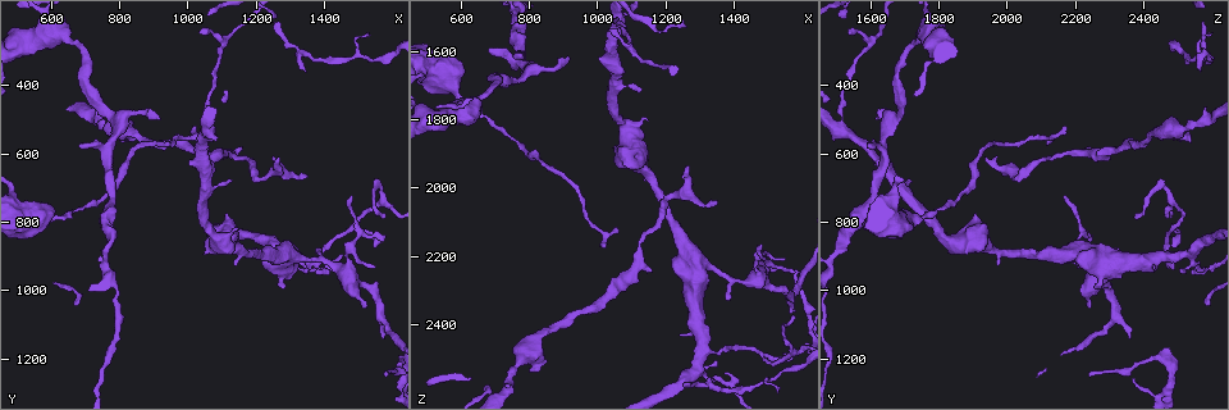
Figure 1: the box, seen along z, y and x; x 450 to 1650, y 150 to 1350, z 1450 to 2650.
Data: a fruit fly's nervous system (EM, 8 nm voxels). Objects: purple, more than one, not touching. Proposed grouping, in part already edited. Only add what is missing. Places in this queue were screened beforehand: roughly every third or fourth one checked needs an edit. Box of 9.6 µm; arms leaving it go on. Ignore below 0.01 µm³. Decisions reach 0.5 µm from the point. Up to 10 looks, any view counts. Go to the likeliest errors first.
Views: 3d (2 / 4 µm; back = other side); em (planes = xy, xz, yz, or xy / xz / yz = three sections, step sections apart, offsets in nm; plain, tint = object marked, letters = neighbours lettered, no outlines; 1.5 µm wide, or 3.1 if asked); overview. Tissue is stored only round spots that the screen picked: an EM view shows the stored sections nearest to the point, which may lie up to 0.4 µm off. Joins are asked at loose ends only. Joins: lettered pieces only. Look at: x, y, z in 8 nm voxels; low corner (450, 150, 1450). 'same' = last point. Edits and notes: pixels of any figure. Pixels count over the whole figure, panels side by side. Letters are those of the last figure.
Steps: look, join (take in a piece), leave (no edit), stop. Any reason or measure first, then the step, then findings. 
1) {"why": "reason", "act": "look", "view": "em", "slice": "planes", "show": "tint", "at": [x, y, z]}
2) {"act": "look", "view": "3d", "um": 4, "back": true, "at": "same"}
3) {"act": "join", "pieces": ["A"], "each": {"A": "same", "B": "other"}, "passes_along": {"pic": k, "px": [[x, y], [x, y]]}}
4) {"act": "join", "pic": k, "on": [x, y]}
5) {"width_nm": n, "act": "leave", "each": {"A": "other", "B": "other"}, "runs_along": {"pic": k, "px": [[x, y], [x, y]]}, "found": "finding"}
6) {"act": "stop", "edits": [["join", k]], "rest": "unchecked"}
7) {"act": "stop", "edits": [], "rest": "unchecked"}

{"act": "look", "view": "em", "slice": "planes", "show": "letters", "at": [920, 500, 1610]}

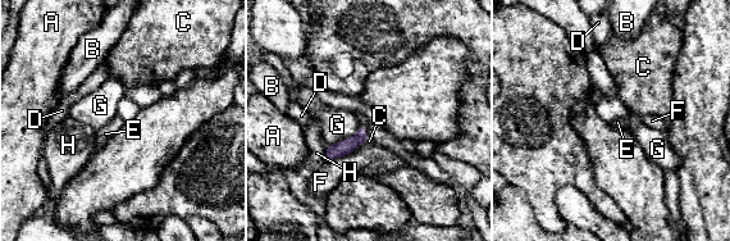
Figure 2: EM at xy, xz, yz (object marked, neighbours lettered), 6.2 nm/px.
{"longest_contact_nm": ["G", 240], "act": "join", "pieces": ["E"], "each": {"A": "other", "B": "other", "C": "other", "D": "other", "E": "same", "F": "other", "G": "other", "H": "other"}, "passes_along": {"pic": 2, "px": [[346, 146], [361, 126], [363, 119]]}, "found": "it goes on there"}

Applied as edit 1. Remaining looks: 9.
{"act": "look", "view": "3d", "um": 2, "at": [1350, 670, 2040]}

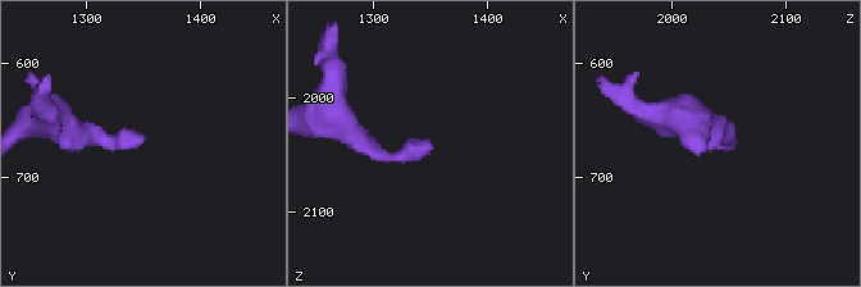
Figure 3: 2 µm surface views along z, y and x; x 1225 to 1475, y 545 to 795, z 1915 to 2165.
{"act": "look", "view": "em", "slice": "yz", "step": 8, "show": "letters", "at": [1348, 664, 2042]}

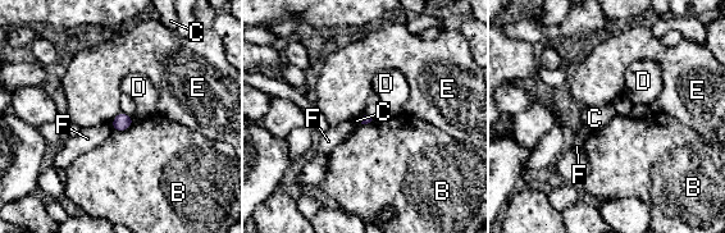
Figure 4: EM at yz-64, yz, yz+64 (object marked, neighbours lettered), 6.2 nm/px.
{"act": "leave", "each": {"B": "other", "C": "other", "D": "other", "E": "other", "F": "other"}, "border": {"pic": 4, "px": [[121, 112], [110, 123]]}, "found": "none of them fits"}

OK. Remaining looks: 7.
{"act": "stop", "edits": [["join", 2]], "rest": "unchecked"}

